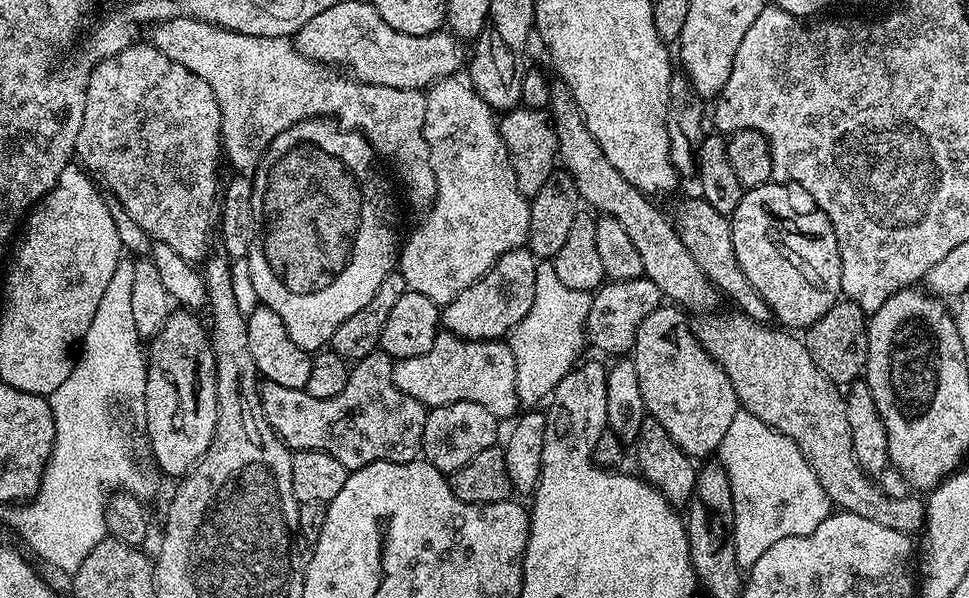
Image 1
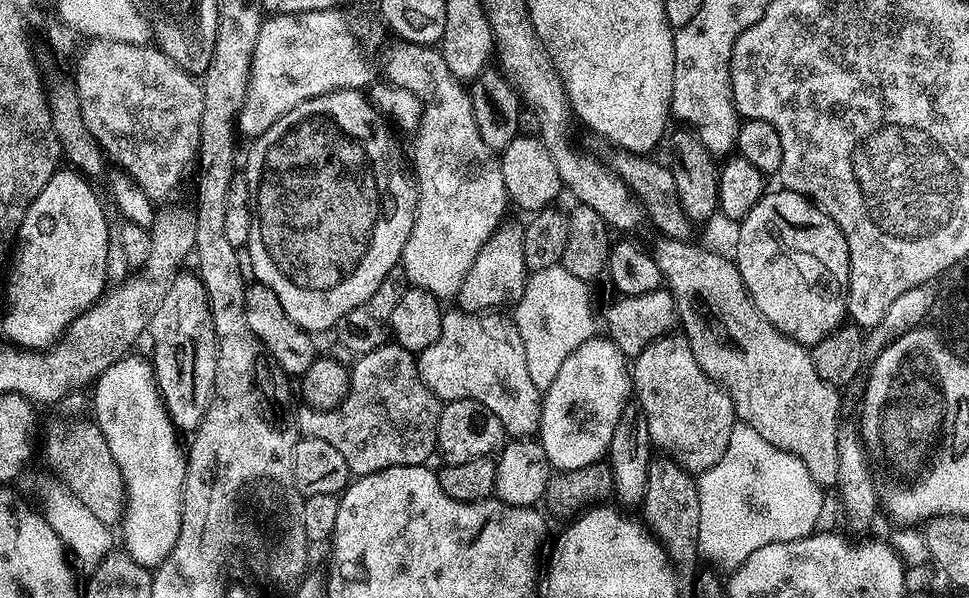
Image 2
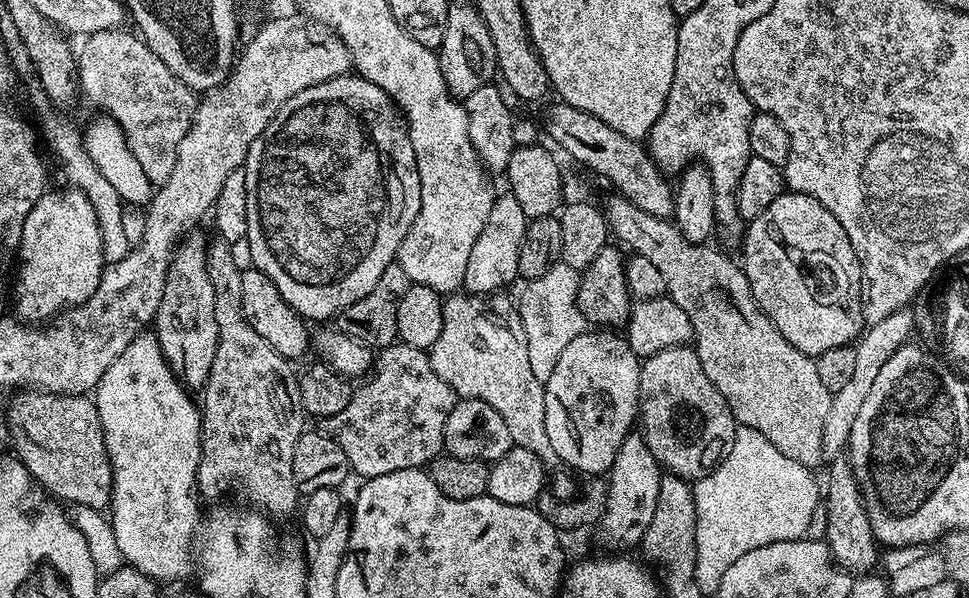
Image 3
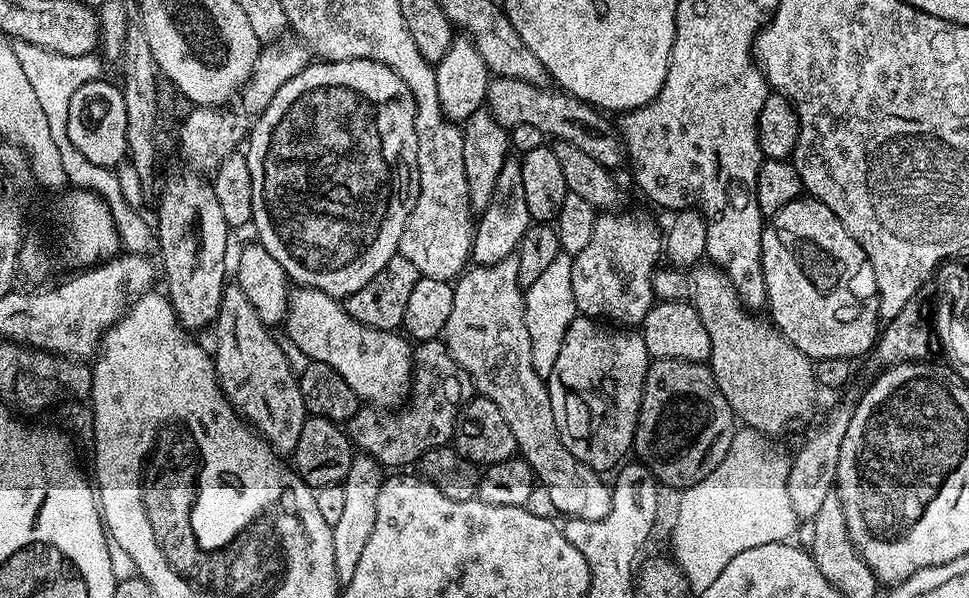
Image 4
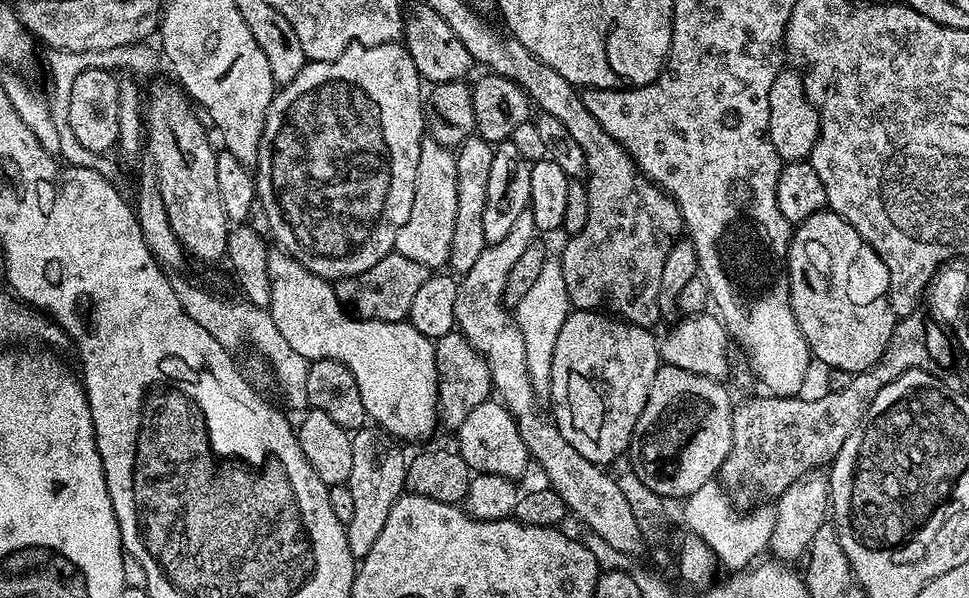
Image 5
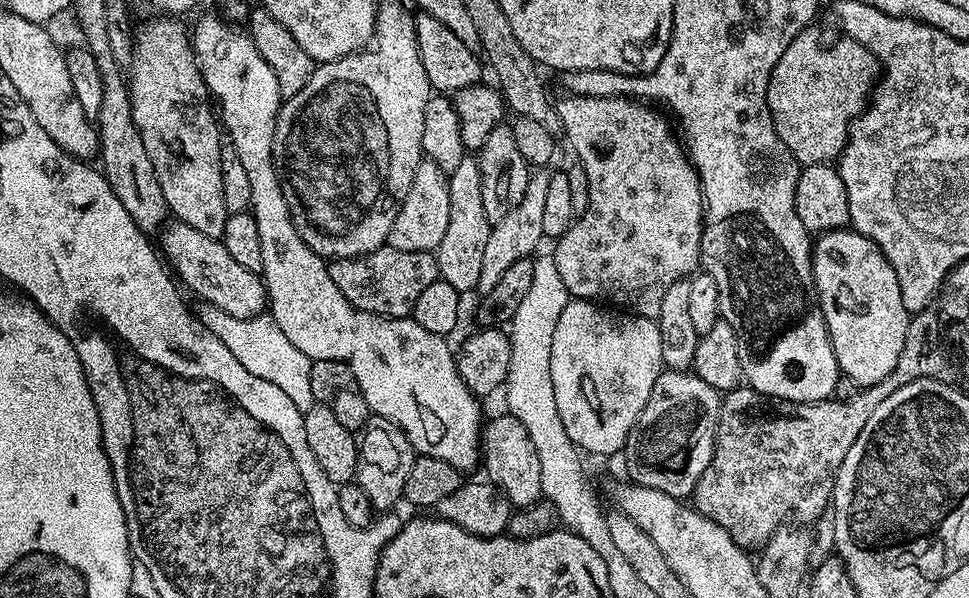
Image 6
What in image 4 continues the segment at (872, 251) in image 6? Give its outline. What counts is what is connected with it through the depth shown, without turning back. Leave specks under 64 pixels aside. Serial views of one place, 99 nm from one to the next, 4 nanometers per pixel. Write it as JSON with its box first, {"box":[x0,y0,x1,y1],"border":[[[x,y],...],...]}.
{"box":[760,198,882,362],"border":[[[801,198],[782,206],[782,210],[778,210],[765,223],[760,261],[764,275],[766,312],[769,312],[767,315],[776,329],[795,348],[802,350],[809,360],[815,362],[822,358],[846,358],[855,361],[856,356],[867,357],[875,349],[882,321],[874,270],[862,246],[850,238],[846,226],[842,226],[834,210],[811,198]]]}

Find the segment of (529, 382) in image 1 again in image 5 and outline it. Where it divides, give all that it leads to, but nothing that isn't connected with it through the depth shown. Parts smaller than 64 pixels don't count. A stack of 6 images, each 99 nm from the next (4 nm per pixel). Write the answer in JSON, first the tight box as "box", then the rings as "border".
{"box":[514,258,569,394],"border":[[[549,258],[546,266],[542,266],[542,271],[538,273],[538,279],[532,283],[529,292],[514,309],[516,325],[518,330],[522,330],[522,342],[526,342],[526,370],[538,394],[551,393],[554,346],[558,343],[558,333],[561,332],[562,322],[566,322],[569,311],[566,278],[562,278],[562,266],[559,259]]]}

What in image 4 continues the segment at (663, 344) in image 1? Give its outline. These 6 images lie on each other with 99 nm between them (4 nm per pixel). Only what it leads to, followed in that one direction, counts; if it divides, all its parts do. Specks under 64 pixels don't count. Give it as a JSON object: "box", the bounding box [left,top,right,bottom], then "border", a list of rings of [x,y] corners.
{"box":[634,360,737,490],"border":[[[652,360],[649,363],[640,399],[634,452],[640,455],[637,456],[639,463],[645,464],[665,489],[683,490],[702,482],[702,478],[706,478],[706,474],[710,474],[710,470],[726,458],[726,450],[730,450],[737,427],[736,415],[726,398],[722,398],[716,389],[711,367],[707,363],[695,364],[685,360]]]}

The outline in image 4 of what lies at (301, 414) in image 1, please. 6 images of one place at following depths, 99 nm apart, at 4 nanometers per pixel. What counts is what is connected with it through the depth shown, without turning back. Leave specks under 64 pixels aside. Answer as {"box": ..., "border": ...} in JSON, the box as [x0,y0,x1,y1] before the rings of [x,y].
{"box":[346,339,473,469],"border":[[[443,339],[421,340],[412,354],[412,387],[406,403],[399,411],[361,406],[354,418],[346,421],[348,438],[363,455],[373,456],[385,469],[407,469],[404,467],[419,462],[426,450],[445,447],[455,437],[460,409],[473,395],[471,374],[458,366]]]}

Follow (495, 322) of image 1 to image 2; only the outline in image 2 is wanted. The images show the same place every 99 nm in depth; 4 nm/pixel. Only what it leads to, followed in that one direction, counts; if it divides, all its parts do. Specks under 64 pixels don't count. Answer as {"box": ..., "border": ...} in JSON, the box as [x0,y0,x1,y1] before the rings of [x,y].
{"box":[454,223,530,314],"border":[[[503,223],[478,252],[474,258],[474,266],[470,266],[466,278],[462,278],[462,286],[454,298],[459,311],[467,314],[486,312],[489,310],[511,309],[522,298],[526,290],[526,282],[530,275],[526,266],[526,254],[522,254],[524,241],[523,227]]]}

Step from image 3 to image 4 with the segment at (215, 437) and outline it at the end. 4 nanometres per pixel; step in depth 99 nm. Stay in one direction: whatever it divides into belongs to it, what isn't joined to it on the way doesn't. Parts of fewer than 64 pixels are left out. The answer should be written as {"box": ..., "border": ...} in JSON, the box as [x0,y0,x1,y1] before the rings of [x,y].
{"box":[214,282,306,453],"border":[[[235,282],[229,283],[224,289],[220,299],[220,313],[216,315],[214,321],[215,328],[216,377],[220,380],[220,389],[224,391],[224,396],[229,404],[255,431],[263,435],[277,453],[295,453],[298,446],[298,434],[302,434],[302,426],[306,419],[298,373],[292,368],[286,354],[283,353],[280,340],[268,333],[271,332],[269,325],[264,324],[262,318],[258,318],[258,310],[254,310],[254,306],[250,306],[250,298],[246,298],[246,294],[242,294],[242,290]]]}

